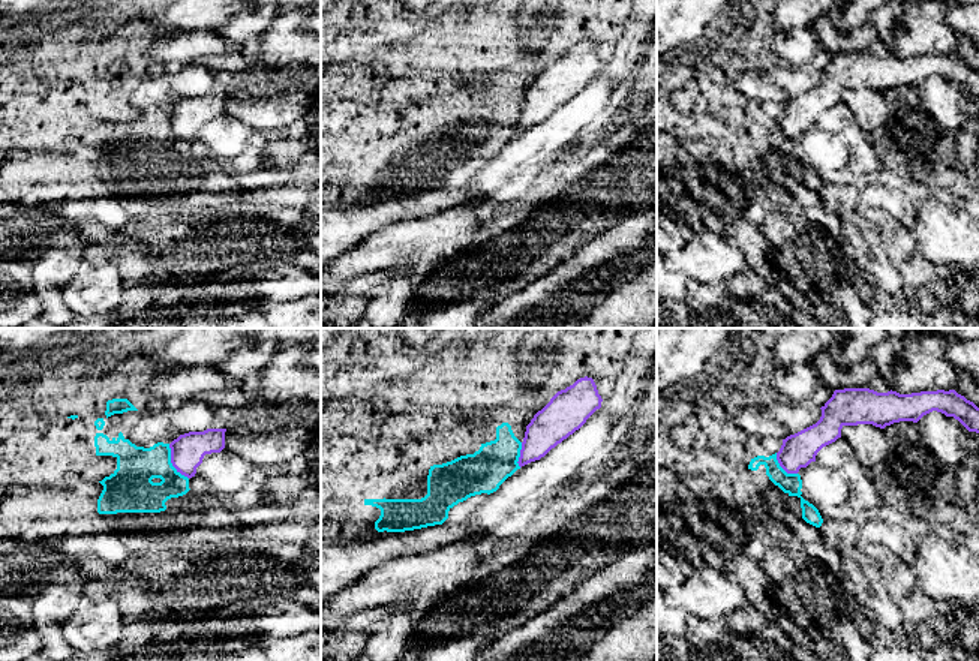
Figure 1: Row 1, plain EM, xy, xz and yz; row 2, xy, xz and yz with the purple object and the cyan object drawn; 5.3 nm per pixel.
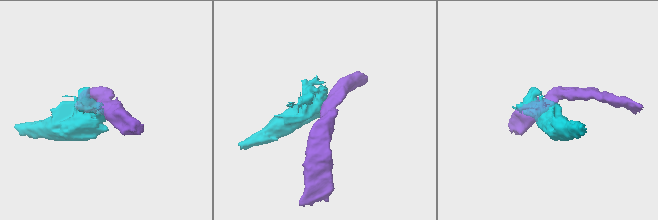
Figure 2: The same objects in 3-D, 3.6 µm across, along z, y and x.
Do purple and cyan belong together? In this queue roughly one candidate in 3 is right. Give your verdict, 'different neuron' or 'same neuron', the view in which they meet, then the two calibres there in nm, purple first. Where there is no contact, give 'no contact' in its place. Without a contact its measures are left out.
different neuron; contact in xy; calibres 180 and 220 nm

